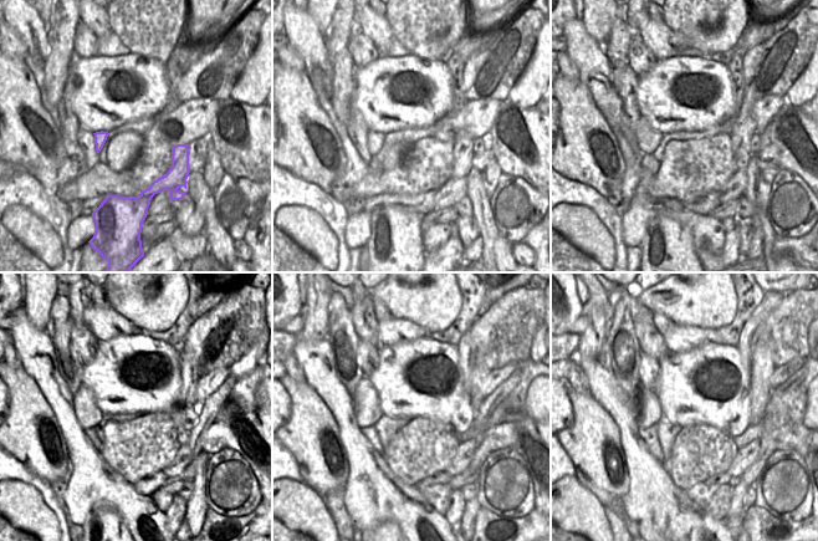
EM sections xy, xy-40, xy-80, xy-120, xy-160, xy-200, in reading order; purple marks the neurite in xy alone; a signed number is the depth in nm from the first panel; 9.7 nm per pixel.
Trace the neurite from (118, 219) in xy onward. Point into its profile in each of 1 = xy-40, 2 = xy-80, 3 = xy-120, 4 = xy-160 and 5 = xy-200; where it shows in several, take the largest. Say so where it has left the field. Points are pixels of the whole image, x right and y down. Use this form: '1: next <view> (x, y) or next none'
1: next xy-40 (395, 245)
2: next xy-80 (668, 246)
3: next xy-120 (103, 525)
4: next xy-160 (389, 525)
5: next xy-200 (771, 300)

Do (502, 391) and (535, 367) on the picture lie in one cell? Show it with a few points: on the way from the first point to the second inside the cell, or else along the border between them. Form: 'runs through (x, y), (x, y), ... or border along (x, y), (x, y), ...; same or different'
border along (520, 371), (521, 378), (502, 402); different

